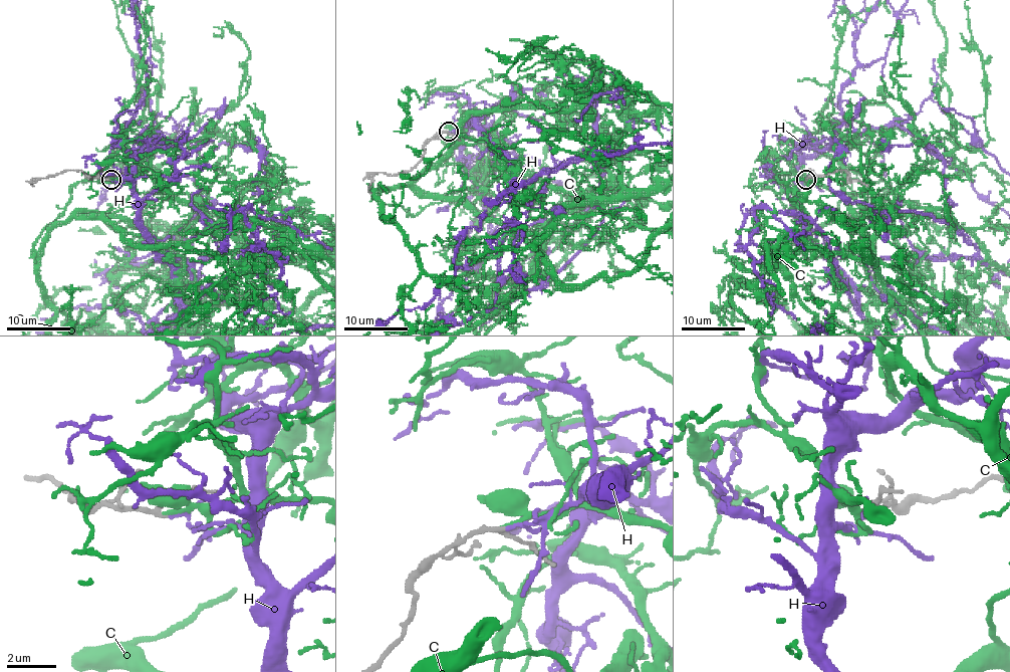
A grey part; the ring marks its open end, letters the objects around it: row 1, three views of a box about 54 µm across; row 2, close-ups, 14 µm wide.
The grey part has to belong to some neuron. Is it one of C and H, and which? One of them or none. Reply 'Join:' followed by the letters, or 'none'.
Join: C

